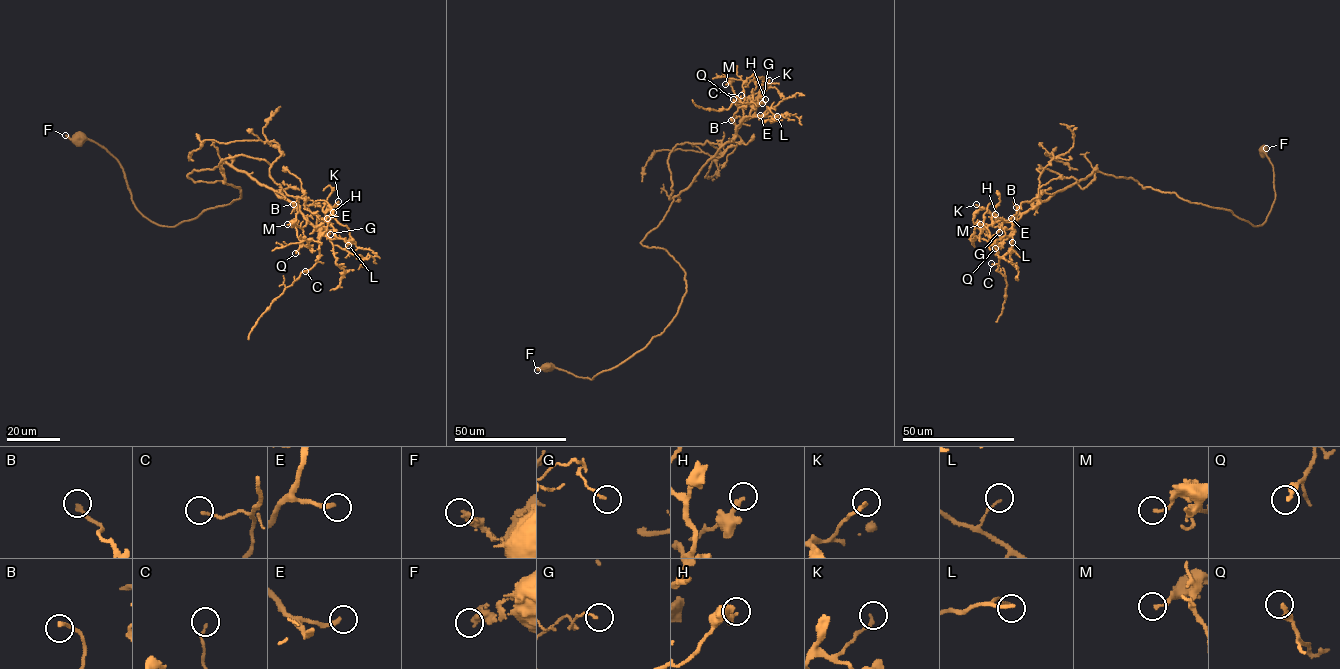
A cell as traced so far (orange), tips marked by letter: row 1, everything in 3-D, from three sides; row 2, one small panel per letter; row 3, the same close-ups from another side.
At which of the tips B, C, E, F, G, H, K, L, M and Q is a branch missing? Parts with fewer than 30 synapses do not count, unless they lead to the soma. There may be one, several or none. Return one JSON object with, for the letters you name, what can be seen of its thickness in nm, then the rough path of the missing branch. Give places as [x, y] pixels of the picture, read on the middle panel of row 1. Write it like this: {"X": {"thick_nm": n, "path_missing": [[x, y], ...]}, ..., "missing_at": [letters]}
{"E": {"thick_nm": 200, "path_missing": [[760, 115], [779, 97]]}, "Q": {"thick_nm": 260, "path_missing": [[733, 99], [736, 94], [704, 107]]}, "missing_at": ["E", "Q"]}

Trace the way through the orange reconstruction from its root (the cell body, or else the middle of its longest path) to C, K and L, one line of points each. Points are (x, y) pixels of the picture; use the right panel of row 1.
C: (1263, 151), (1273, 169), (1275, 200), (1261, 225), (1094, 171), (994, 234), (999, 262), (991, 263)
K: (1263, 151), (1258, 226), (1038, 165), (1040, 196), (1009, 219), (976, 204)
L: (1263, 151), (1273, 169), (1275, 200), (1261, 225), (1094, 171), (1025, 211), (1013, 223), (1012, 242)

